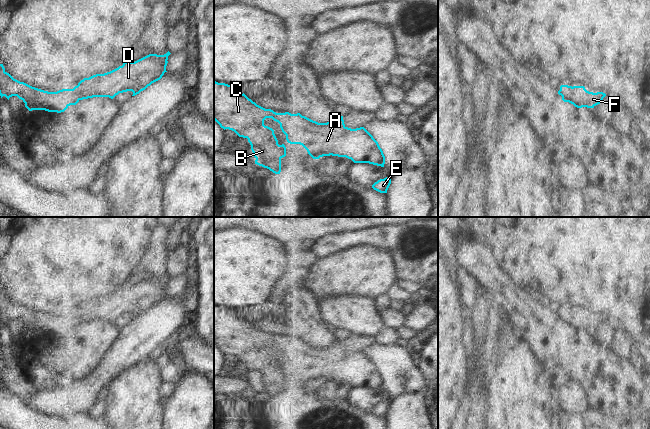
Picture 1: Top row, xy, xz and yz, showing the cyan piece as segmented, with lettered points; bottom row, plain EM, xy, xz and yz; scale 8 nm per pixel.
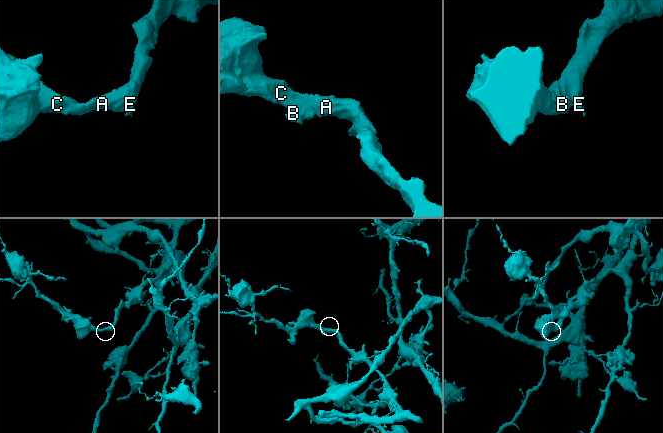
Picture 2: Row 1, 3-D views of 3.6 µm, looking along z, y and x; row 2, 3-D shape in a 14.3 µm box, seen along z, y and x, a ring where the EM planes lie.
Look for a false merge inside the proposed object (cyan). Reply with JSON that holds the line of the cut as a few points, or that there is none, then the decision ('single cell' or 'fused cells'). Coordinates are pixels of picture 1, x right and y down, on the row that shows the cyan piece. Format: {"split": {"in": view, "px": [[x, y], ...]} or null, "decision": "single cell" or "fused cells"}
{"split": null, "decision": "single cell"}

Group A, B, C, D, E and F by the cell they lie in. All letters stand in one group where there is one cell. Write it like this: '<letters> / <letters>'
A B C D E F

